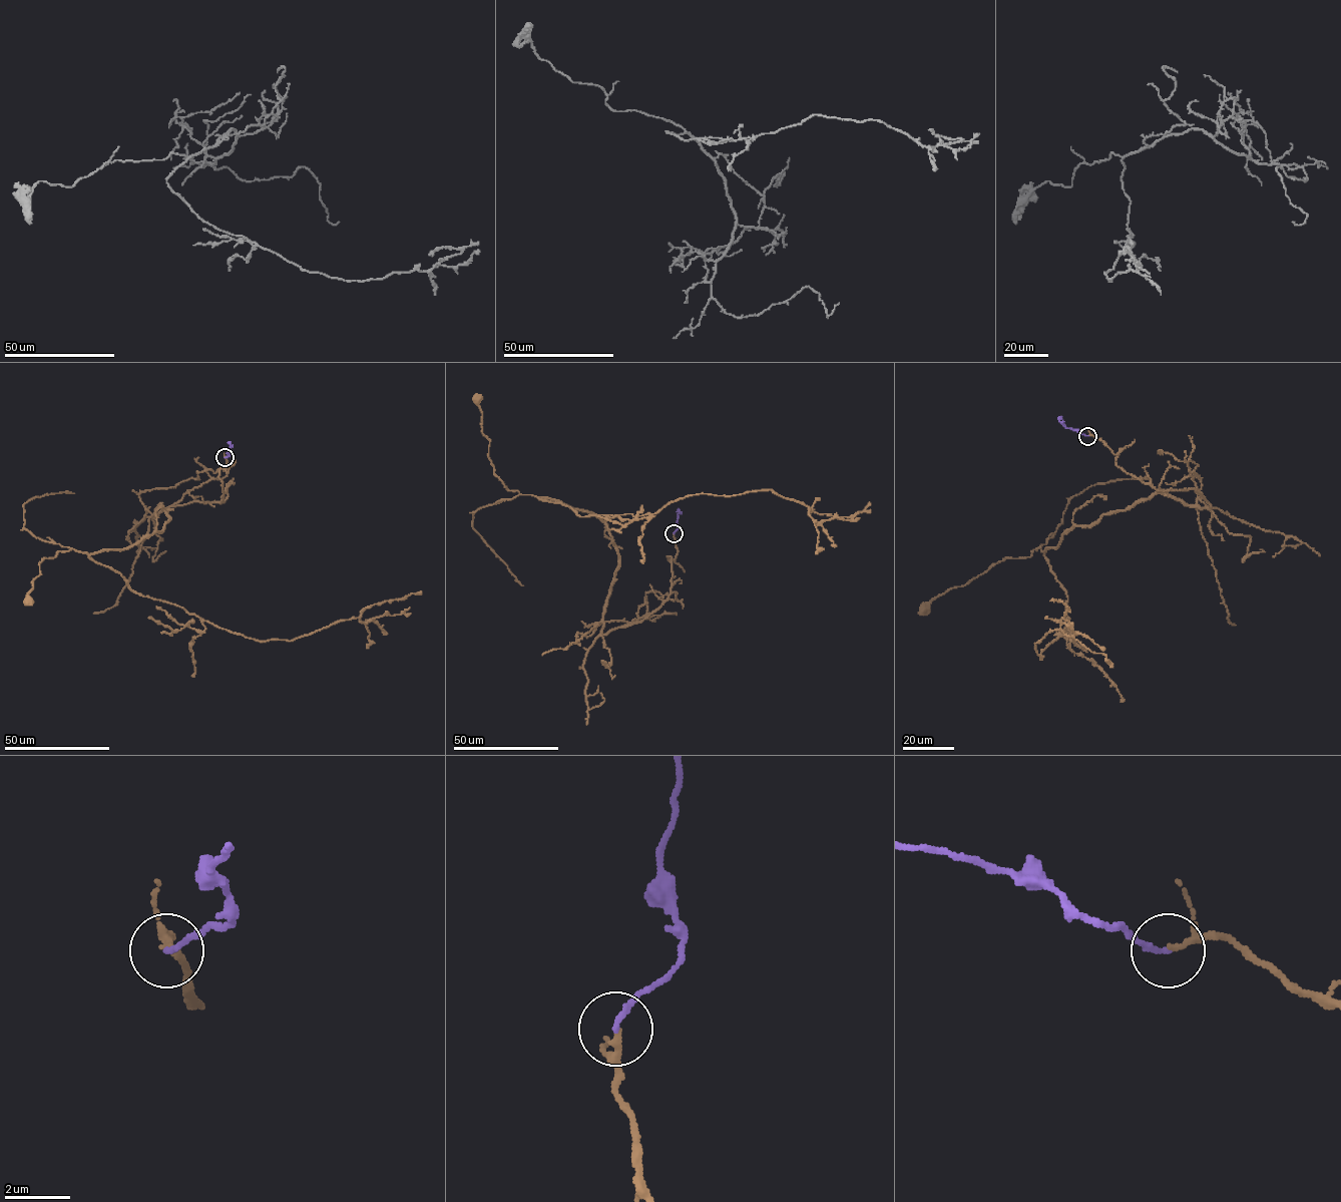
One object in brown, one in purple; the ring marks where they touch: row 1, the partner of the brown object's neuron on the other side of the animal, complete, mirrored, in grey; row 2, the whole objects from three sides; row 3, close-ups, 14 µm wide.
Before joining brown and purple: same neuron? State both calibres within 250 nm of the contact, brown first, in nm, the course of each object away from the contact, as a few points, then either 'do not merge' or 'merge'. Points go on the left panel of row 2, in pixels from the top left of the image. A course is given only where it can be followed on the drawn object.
140 nm thick on the brown side, 170 nm on the other; brown runs (225, 457), (221, 502), (152, 516), (160, 505), (163, 528), (121, 549), (59, 550), (39, 563), (27, 599); purple runs (225, 457), (229, 456), (228, 441); do not merge

